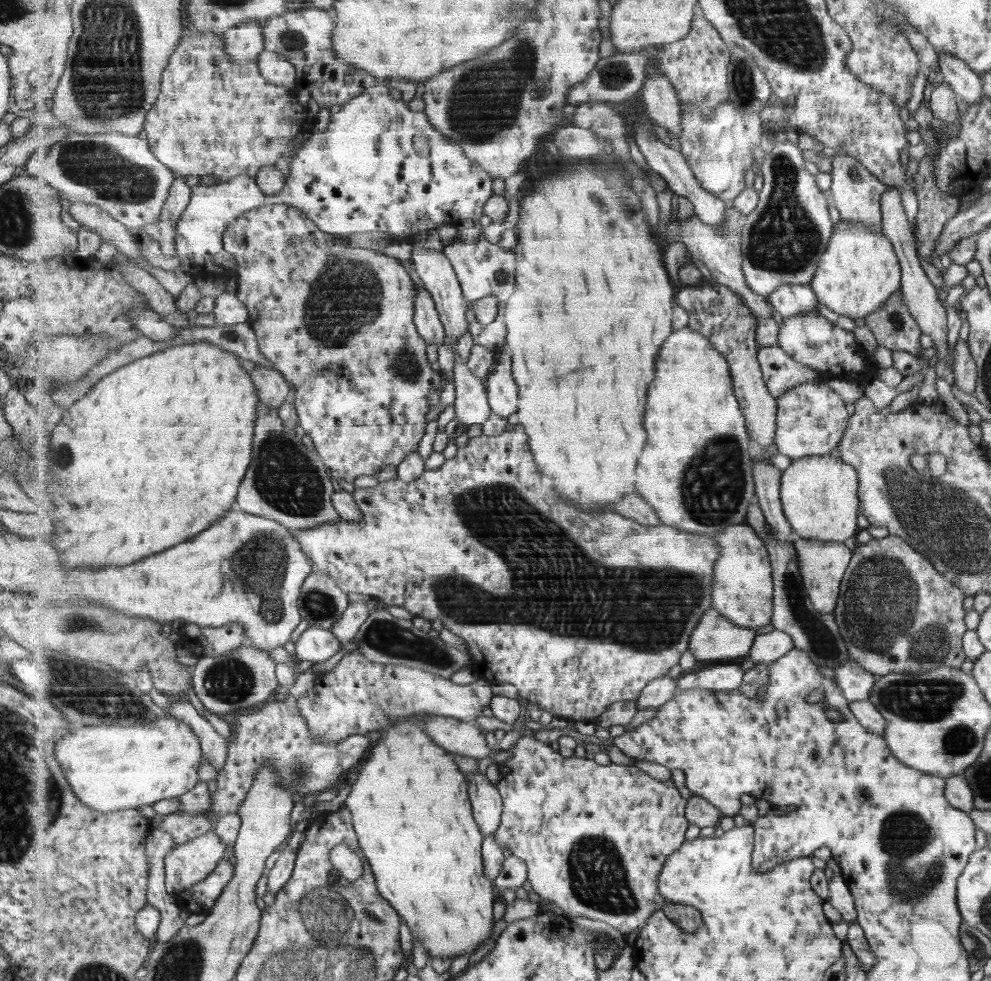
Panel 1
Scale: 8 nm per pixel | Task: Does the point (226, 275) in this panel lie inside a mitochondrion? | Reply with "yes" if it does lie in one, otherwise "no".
no

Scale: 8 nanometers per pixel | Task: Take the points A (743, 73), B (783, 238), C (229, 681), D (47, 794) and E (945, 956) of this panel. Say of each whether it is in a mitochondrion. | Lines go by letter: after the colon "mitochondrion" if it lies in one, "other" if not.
A: mitochondrion
B: mitochondrion
C: mitochondrion
D: mitochondrion
E: other

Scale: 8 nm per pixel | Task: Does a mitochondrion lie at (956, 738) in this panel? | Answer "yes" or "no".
yes

